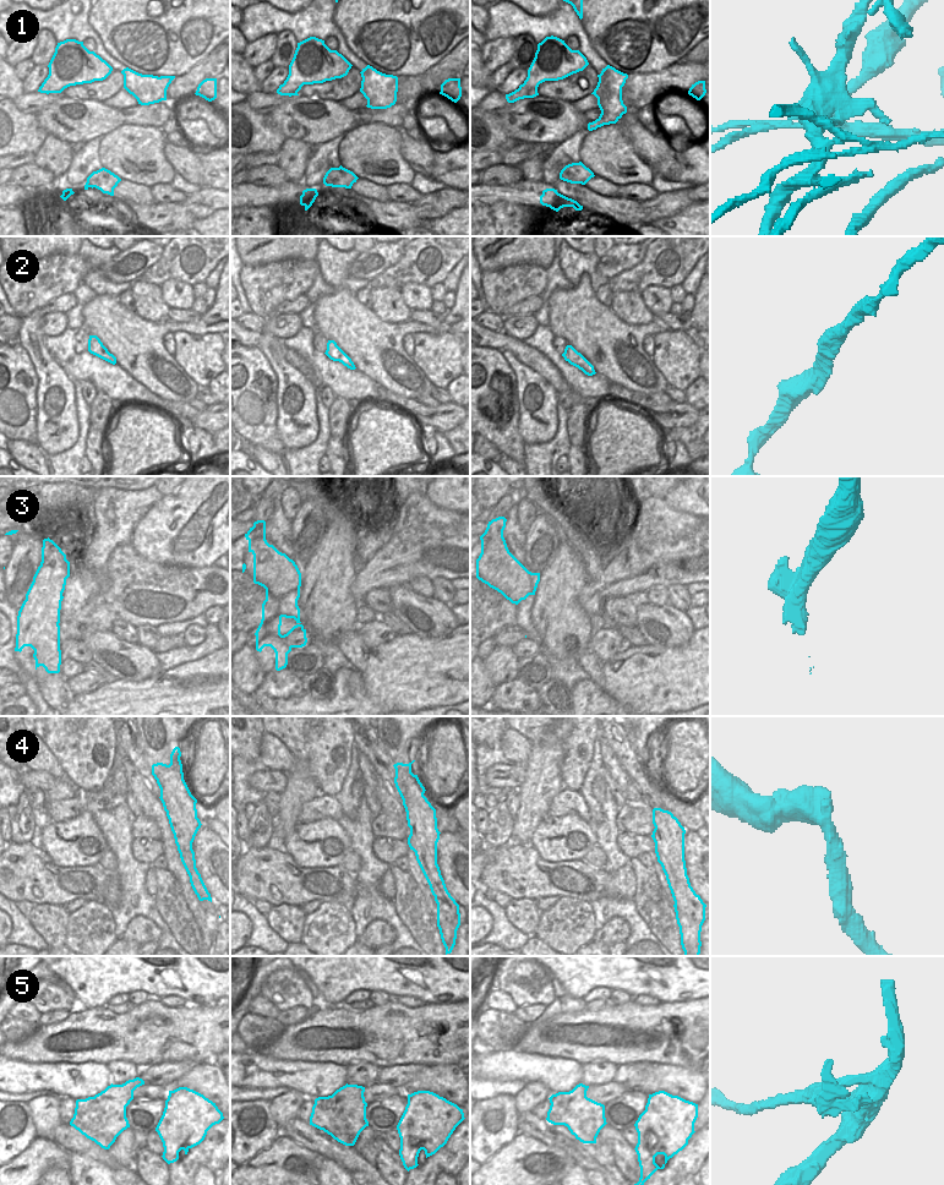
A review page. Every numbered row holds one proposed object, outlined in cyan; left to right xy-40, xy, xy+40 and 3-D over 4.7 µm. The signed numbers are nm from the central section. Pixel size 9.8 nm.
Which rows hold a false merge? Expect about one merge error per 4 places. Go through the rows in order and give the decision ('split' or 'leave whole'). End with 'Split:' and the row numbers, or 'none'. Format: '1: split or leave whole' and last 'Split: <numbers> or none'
1: split
2: leave whole
3: split
4: split
5: split
Split: 1, 3, 4, 5

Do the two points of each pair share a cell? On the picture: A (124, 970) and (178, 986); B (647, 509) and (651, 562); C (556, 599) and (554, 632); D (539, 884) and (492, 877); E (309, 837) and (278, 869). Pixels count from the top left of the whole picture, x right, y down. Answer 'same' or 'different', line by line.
A: same
B: same
C: same
D: same
E: different

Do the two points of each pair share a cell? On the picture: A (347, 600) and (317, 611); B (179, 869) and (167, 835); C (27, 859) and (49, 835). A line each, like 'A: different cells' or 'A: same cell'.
A: different cells
B: same cell
C: different cells

